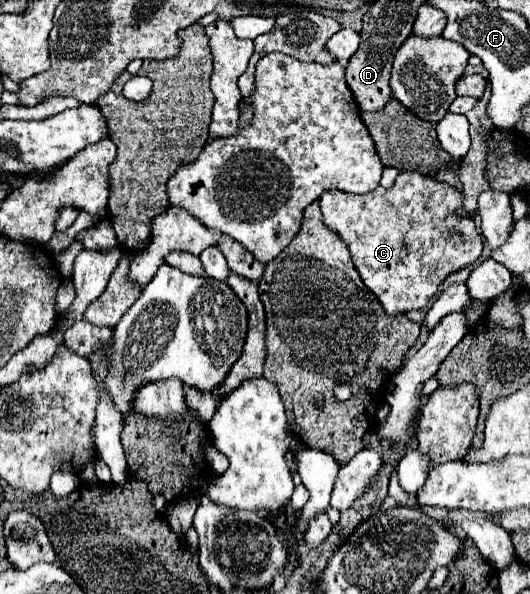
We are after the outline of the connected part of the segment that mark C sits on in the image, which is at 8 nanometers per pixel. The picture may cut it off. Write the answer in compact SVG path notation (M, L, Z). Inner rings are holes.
M400 173L398 181L390 187L378 187L366 195L330 191L320 197L320 207L324 223L332 229L350 249L352 261L364 285L378 297L380 305L388 315L408 313L412 309L422 309L444 283L450 273L456 273L472 265L482 253L482 237L476 231L470 217L454 215L462 207L464 195L452 187L438 183L432 177L422 177L420 173Z

